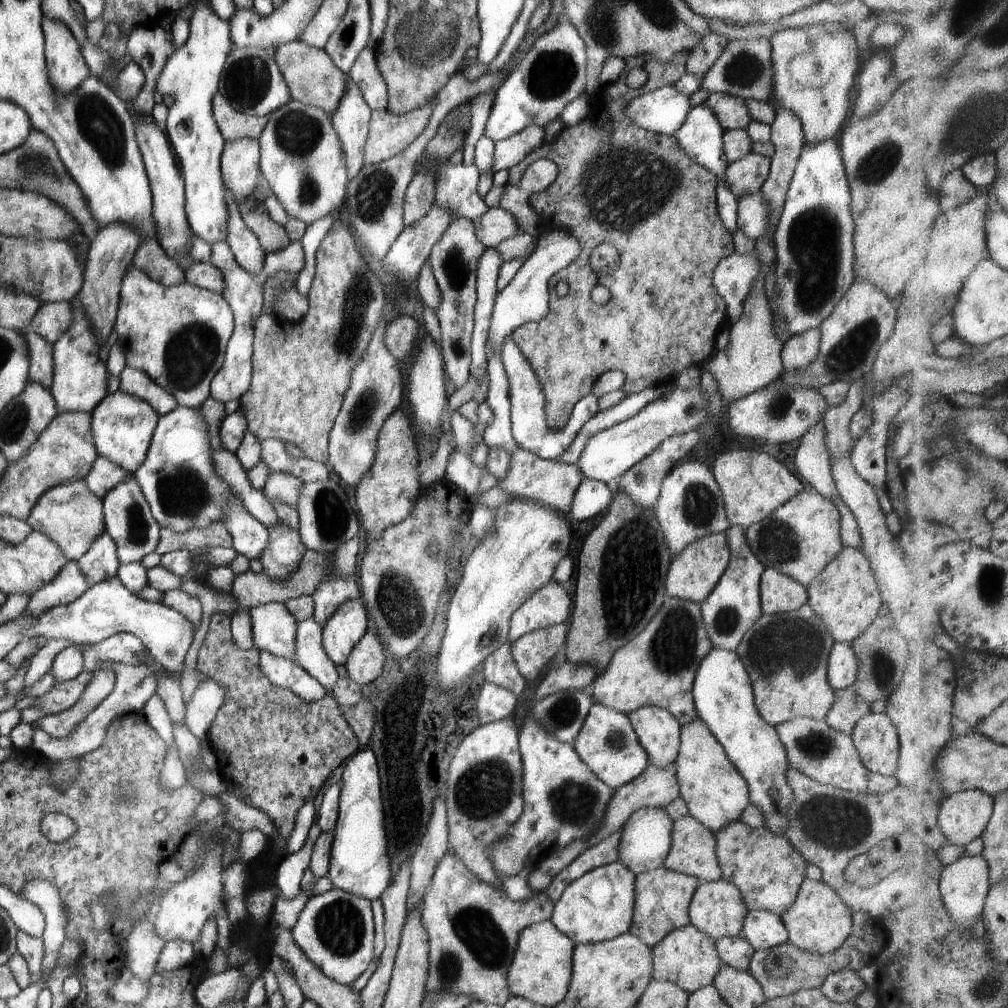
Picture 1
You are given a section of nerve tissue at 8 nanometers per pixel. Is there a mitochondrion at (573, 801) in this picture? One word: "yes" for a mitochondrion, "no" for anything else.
yes

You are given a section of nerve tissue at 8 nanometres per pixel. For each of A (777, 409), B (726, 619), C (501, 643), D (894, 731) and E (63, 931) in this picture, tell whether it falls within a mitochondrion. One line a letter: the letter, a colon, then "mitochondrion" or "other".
A: mitochondrion
B: mitochondrion
C: other
D: other
E: other

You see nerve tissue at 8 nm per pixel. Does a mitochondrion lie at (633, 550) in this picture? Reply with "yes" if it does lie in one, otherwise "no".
yes

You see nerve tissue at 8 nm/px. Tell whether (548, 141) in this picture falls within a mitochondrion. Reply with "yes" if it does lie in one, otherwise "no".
no

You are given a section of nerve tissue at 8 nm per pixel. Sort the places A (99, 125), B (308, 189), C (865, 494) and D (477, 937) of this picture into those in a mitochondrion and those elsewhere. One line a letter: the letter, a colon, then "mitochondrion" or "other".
A: mitochondrion
B: mitochondrion
C: other
D: mitochondrion

